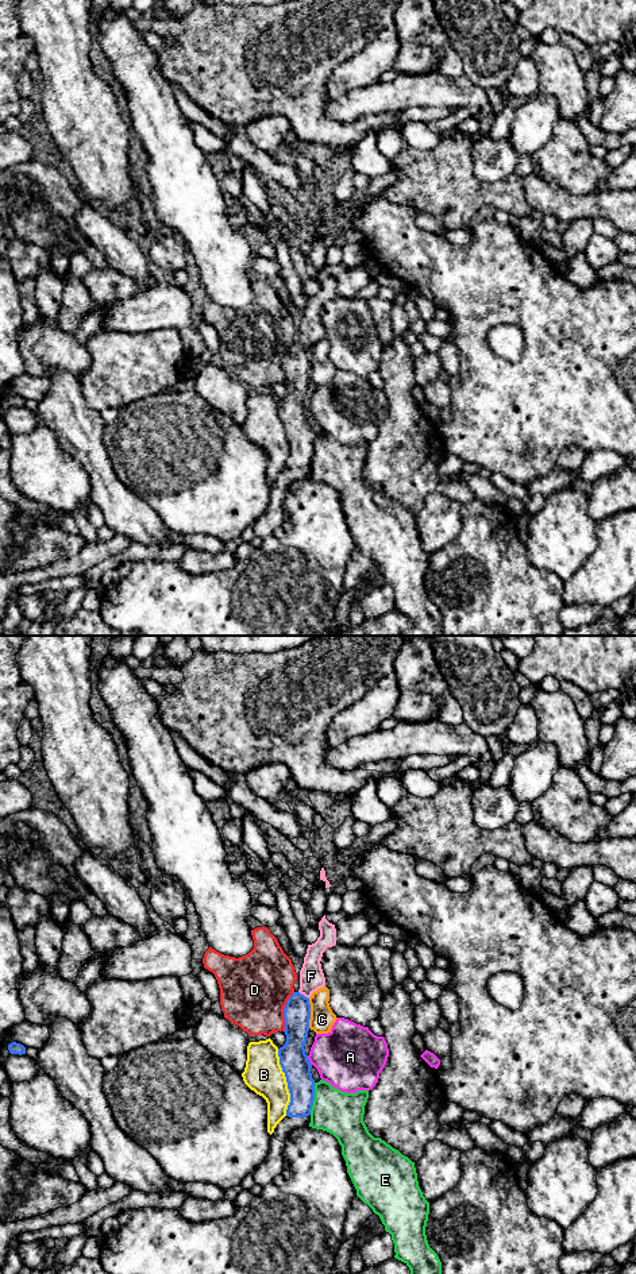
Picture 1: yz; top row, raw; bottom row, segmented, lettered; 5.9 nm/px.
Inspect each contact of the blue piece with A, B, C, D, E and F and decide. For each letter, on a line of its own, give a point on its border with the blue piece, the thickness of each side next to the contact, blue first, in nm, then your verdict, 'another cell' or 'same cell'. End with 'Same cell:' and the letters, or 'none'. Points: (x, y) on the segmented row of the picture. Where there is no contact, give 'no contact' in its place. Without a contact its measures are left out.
A: yz (308, 1060) | 170/380 nm | another cell
B: yz (286, 1081) | 170/220 nm | another cell
C: yz (309, 1014) | 160/140 nm | another cell
D: yz (284, 1011) | 160/420 nm | another cell
E: yz (313, 1099) | 170/260 nm | another cell
F: yz (303, 995) | 160/140 nm | same cell
Same cell: F

